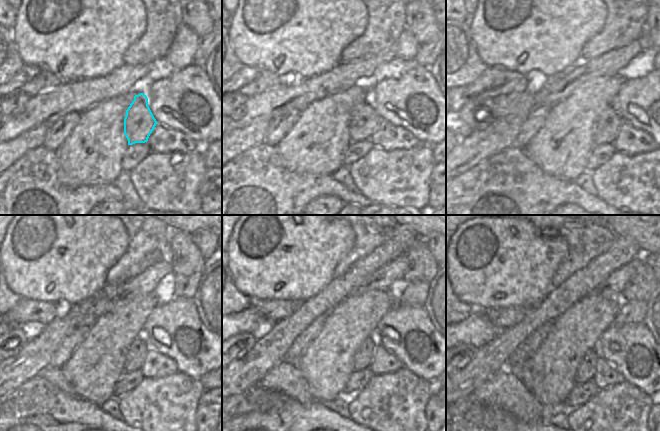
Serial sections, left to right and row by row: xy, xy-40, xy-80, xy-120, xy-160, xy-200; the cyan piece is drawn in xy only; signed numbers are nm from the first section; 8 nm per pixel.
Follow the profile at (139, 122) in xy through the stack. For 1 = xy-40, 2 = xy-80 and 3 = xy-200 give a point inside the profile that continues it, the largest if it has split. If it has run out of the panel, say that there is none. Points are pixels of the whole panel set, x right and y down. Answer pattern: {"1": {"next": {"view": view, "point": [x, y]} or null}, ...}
{"1": {"next": {"view": "xy-40", "point": [364, 120]}}, "2": {"next": {"view": "xy-80", "point": [588, 120]}}, "3": {"next": {"view": "xy-200", "point": [586, 369]}}}

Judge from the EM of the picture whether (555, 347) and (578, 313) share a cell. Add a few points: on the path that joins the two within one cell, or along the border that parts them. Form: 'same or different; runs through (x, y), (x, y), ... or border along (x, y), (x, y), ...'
same; runs through (563, 339), (578, 324), (578, 321)

